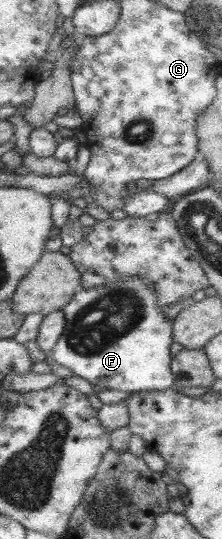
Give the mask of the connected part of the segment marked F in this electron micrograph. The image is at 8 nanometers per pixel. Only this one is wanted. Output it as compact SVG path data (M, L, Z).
M122 276L122 279L118 280L118 283L110 286L98 286L96 288L82 289L73 297L72 301L66 305L64 309L66 316L66 329L62 334L62 337L58 340L56 347L51 353L52 359L57 363L70 369L74 375L80 376L87 380L91 385L96 385L98 388L116 389L120 391L130 392L142 392L142 391L154 391L154 389L170 389L174 388L177 382L177 377L174 376L172 369L172 361L175 353L172 353L172 345L174 345L174 321L175 319L168 319L168 313L165 309L158 304L158 294L156 294L156 288L152 288L142 276Z

